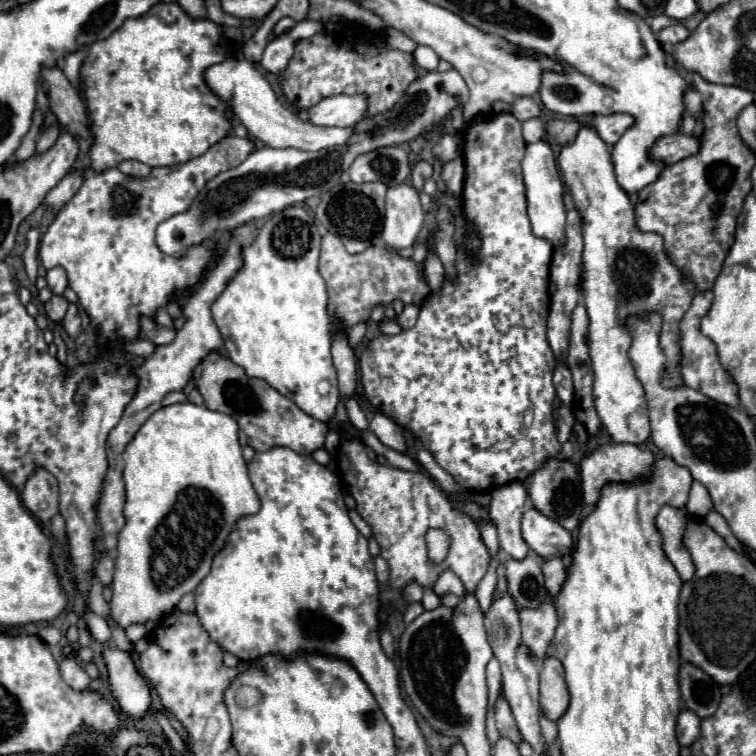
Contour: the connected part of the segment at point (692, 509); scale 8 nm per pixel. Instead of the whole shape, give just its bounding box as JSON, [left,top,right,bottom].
[685,481,713,517]

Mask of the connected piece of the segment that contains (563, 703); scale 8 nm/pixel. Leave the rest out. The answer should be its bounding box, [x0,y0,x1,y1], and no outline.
[539,657,569,721]

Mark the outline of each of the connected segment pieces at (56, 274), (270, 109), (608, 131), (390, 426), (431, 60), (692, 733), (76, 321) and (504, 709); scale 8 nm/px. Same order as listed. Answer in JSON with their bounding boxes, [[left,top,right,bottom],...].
[[47,267,67,295],[205,57,353,151],[591,115,633,145],[369,413,407,451],[415,47,439,71],[677,709,701,747],[63,303,81,339],[495,695,523,745]]

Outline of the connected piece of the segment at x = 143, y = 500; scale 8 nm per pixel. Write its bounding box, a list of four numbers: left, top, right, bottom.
[111,403,259,625]

